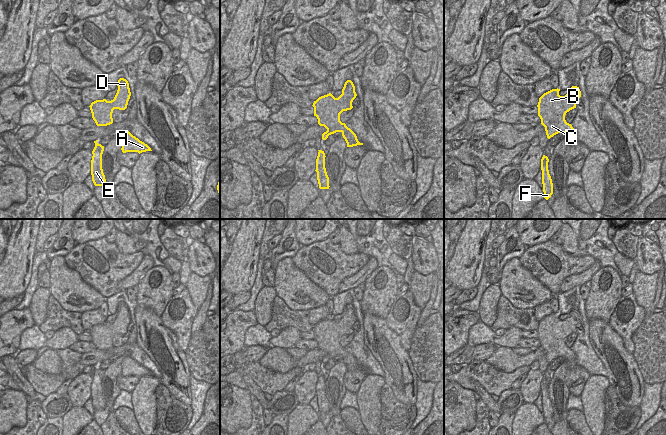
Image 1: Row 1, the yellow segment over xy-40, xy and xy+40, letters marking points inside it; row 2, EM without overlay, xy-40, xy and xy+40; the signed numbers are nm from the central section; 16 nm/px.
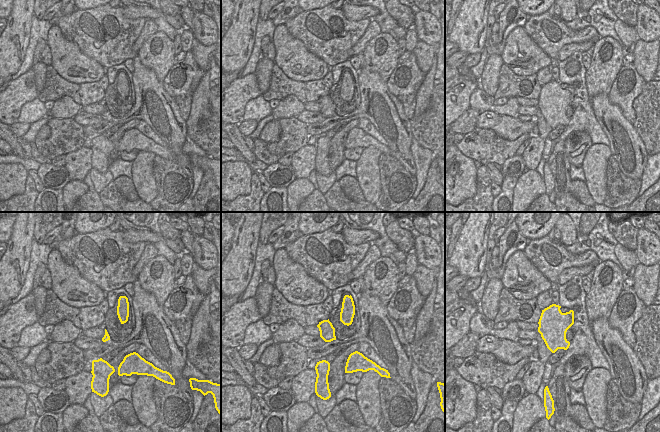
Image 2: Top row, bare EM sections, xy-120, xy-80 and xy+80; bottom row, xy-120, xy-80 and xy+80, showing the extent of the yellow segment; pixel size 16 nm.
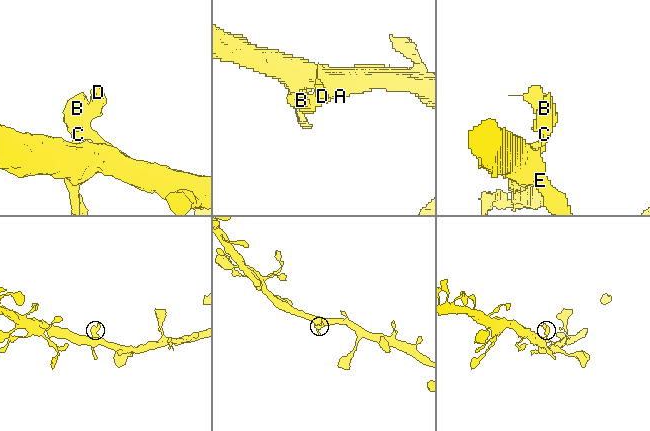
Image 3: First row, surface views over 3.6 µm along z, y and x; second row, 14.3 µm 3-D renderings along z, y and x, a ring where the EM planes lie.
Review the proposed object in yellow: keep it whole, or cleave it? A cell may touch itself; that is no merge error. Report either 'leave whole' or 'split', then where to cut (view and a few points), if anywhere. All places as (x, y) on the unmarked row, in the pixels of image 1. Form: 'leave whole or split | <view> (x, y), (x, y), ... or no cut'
leave whole | no cut

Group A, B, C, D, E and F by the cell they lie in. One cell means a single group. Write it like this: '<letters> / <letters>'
A B C D E F

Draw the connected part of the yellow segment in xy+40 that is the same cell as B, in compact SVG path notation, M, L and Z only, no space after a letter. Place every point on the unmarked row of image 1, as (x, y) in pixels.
M572 310L565 320L560 320L559 315L558 312L552 313L539 322L538 340L545 351L548 363L558 357L565 357L569 369L577 365L576 355L566 346L565 339L576 332L576 325L581 321L581 315L577 310Z

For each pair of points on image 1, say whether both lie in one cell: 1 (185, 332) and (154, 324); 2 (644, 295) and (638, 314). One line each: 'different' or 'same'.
1: different
2: different

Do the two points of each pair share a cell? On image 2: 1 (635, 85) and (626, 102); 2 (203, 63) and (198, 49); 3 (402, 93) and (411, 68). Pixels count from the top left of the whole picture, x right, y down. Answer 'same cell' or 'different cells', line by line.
1: same cell
2: same cell
3: same cell

